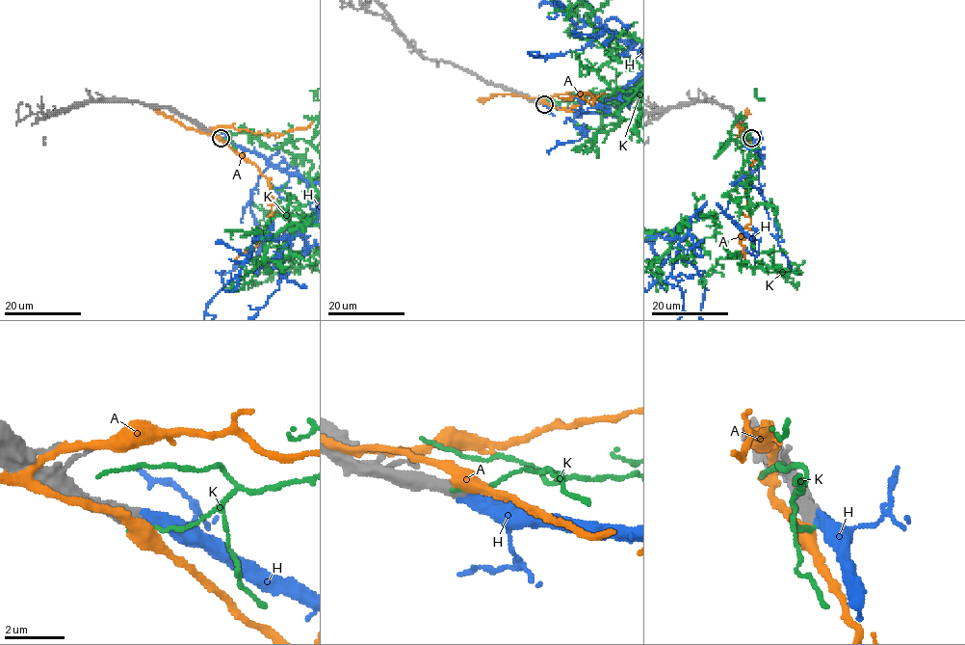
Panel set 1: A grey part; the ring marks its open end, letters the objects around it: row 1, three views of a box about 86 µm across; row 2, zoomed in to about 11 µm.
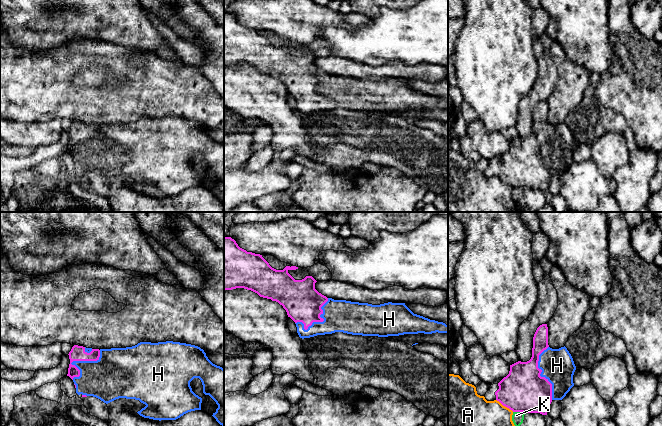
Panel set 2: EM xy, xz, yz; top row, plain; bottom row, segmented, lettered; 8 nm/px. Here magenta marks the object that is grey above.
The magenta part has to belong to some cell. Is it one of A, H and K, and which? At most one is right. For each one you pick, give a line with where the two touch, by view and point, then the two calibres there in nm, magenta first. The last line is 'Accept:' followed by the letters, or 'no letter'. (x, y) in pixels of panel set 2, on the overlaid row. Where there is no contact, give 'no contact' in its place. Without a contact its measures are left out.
H: meets magenta in xy at (78, 360); 120 nm thick on the magenta side, 300 nm on the other
Accept: H

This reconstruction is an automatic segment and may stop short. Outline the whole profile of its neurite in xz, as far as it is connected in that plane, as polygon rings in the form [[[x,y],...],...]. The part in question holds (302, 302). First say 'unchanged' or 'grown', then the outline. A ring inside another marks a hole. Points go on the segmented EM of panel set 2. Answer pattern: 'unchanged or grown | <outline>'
grown | [[[224,237],[224,290],[244,288],[260,297],[278,302],[296,324],[300,338],[343,332],[362,336],[399,336],[404,334],[448,333],[448,325],[414,314],[405,303],[368,303],[334,300],[327,298],[315,289],[317,282],[312,276],[295,280],[289,270],[296,266],[286,266],[283,270],[272,268],[260,254],[240,248],[231,237]]]

